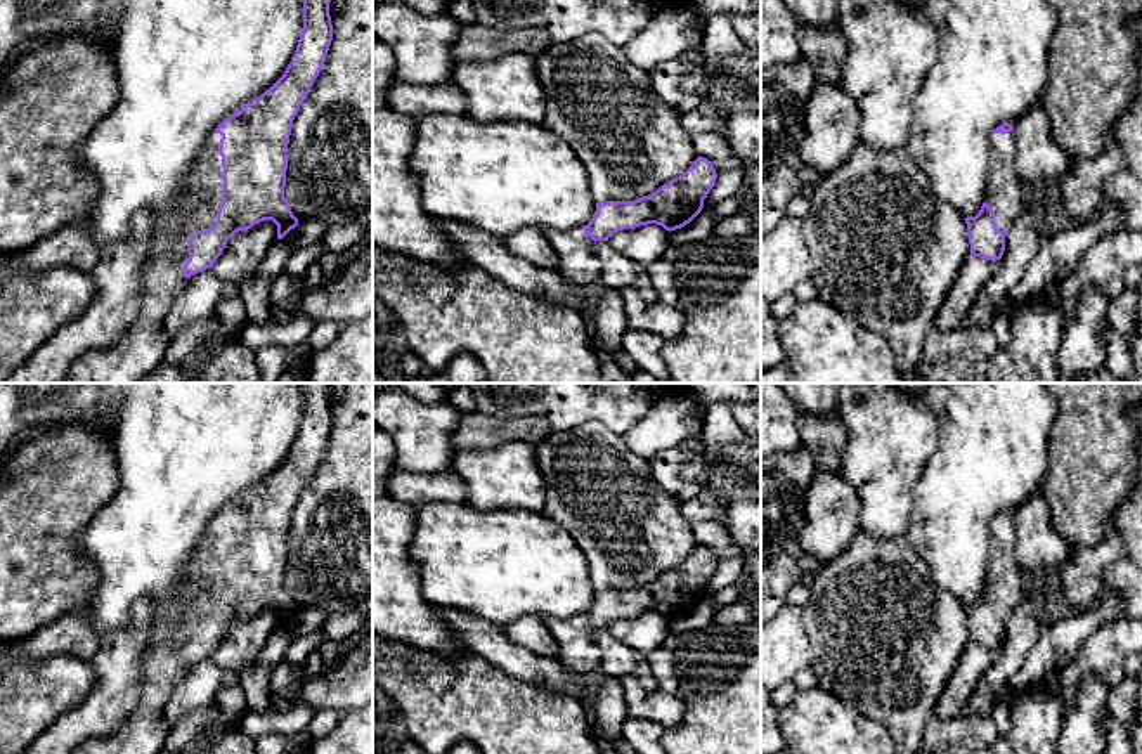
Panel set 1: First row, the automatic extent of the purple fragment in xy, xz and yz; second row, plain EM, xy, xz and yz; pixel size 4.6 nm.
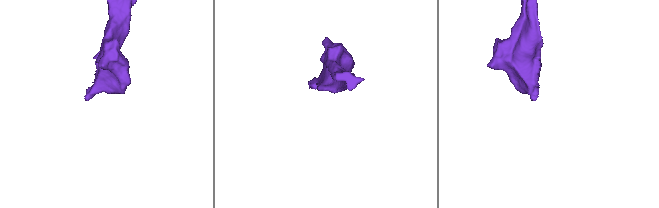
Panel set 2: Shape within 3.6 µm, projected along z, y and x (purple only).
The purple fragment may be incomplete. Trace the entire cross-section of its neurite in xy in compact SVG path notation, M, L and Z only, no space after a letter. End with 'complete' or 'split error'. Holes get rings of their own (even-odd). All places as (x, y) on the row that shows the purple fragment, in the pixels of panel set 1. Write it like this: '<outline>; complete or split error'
M303 0L303 28L284 75L258 99L225 118L208 137L198 168L189 175L187 220L180 239L173 244L158 229L149 241L137 319L109 348L90 350L80 357L68 383L139 383L161 364L173 340L165 333L165 317L185 277L211 269L227 241L239 231L272 220L277 239L282 239L298 225L284 198L288 144L293 120L324 66L331 40L329 0Z; split error

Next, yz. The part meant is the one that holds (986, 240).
M1003 123L990 137L990 177L984 203L976 217L967 217L970 255L991 262L1002 258L1005 236L1026 210L1024 184L1015 168L1014 127Z; split error

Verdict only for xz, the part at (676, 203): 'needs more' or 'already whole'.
needs more

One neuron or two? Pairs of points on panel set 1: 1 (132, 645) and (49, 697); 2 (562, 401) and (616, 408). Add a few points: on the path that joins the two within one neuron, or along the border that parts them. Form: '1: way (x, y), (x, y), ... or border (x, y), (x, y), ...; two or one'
1: border (90, 662), (94, 685), (89, 695), (75, 706); two
2: way (576, 402), (602, 408); one

